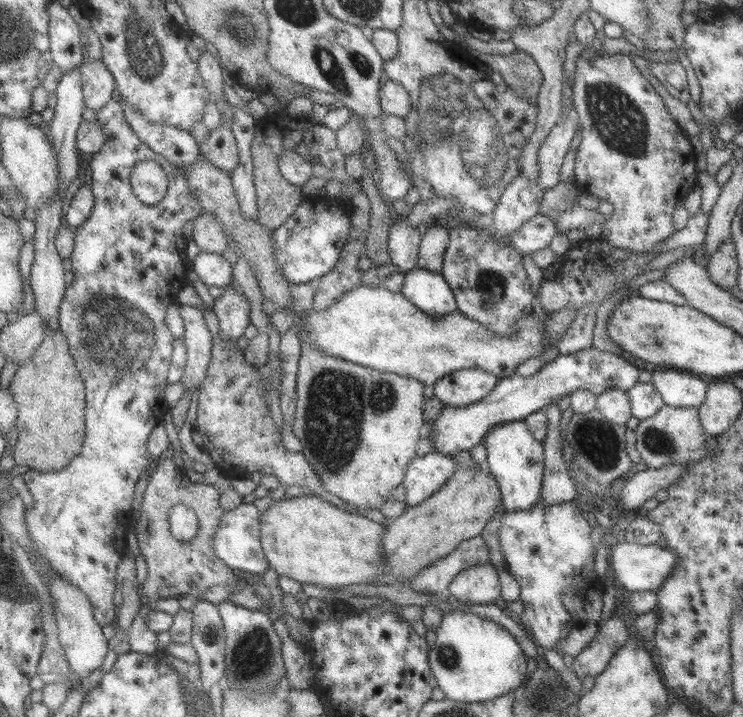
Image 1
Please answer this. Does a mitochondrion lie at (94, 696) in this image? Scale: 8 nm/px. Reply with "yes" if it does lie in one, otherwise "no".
no

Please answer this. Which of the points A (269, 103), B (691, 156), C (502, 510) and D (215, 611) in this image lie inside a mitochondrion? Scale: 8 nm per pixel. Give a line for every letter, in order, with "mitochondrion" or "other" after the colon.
A: other
B: other
C: other
D: other

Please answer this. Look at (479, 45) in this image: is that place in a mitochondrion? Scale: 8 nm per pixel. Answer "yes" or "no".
no

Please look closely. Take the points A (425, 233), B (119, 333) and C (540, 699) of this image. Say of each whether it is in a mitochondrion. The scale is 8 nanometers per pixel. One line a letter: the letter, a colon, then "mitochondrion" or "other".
A: other
B: mitochondrion
C: mitochondrion

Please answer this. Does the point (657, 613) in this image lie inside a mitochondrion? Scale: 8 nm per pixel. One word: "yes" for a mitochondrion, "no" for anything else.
no

